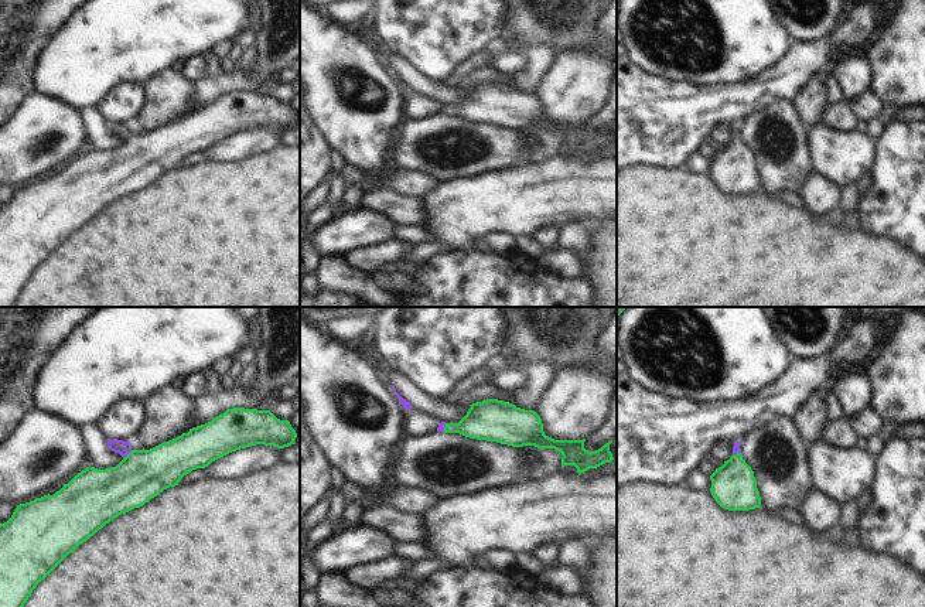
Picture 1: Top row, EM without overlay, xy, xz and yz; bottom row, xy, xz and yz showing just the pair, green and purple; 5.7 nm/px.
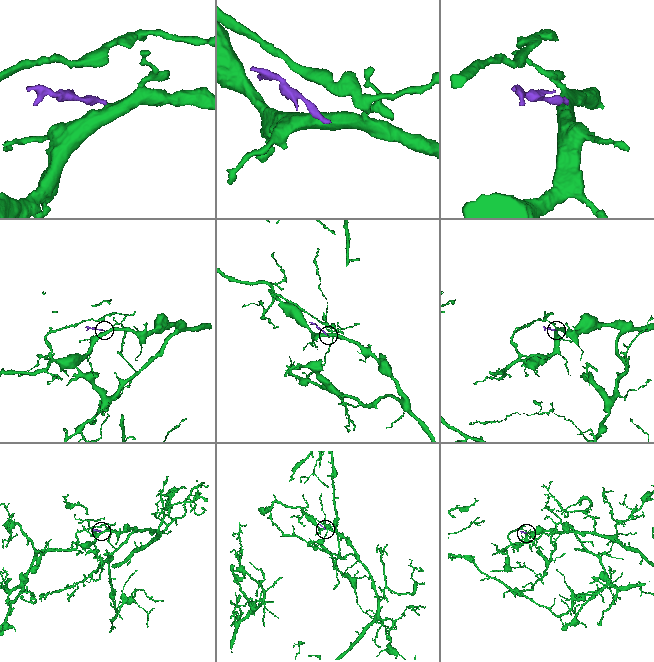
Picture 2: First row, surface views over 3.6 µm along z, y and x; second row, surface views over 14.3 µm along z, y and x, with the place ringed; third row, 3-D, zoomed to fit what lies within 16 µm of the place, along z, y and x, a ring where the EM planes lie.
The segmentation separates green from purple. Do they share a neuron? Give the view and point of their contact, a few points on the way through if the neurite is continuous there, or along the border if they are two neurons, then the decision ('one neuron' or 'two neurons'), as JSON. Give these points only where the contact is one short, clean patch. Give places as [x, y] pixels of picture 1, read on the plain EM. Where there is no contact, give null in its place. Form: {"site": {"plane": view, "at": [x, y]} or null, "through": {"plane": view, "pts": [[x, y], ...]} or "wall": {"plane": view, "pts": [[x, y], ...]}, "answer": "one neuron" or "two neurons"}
{"site": {"plane": "xy", "at": [129, 136]}, "through": {"plane": "xy", "pts": [[142, 157], [129, 136], [118, 129]]}, "answer": "one neuron"}

